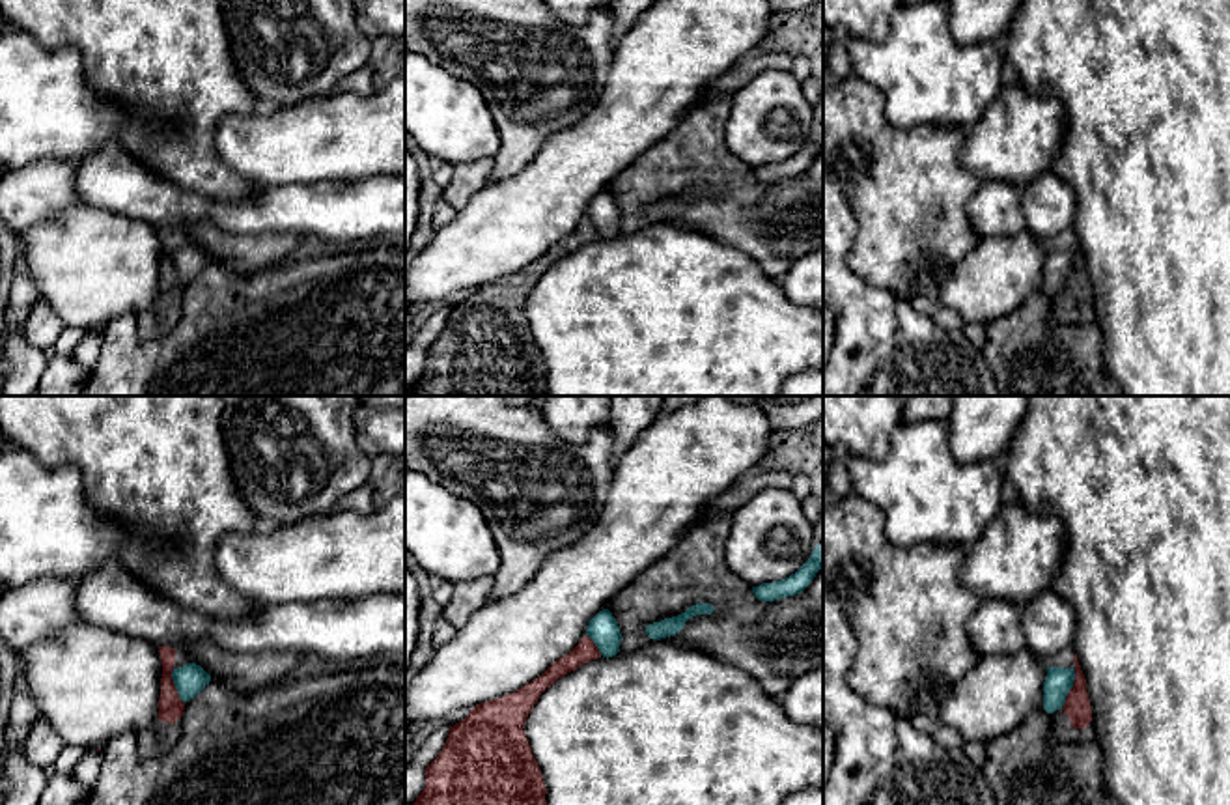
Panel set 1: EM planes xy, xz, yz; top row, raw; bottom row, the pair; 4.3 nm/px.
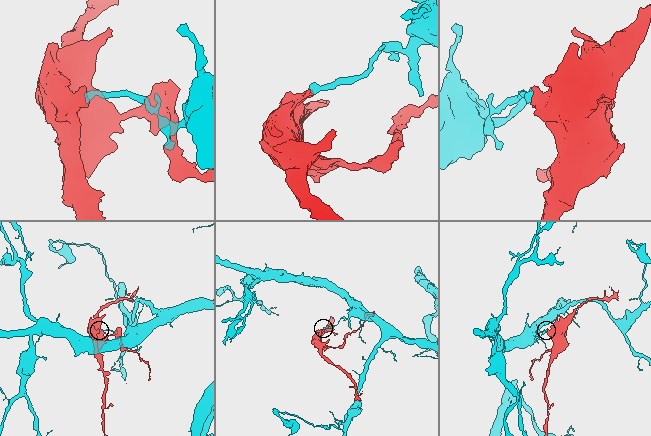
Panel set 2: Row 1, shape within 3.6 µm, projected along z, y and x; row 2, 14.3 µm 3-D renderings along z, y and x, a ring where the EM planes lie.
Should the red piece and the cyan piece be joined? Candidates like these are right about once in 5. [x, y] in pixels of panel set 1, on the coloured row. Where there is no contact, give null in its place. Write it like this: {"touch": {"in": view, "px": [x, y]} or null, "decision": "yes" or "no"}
{"touch": {"in": "yz", "px": [1072, 688]}, "decision": "no"}

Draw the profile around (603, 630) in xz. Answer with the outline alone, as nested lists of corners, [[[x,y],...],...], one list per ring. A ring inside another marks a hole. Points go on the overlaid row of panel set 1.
[[[608,609],[599,611],[588,622],[586,635],[595,643],[603,657],[612,657],[620,652],[620,626]]]

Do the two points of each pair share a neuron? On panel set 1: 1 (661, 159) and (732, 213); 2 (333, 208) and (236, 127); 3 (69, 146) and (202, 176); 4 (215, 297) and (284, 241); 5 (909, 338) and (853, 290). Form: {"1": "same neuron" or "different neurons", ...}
{"1": "same neuron", "2": "same neuron", "3": "different neurons", "4": "different neurons", "5": "same neuron"}

